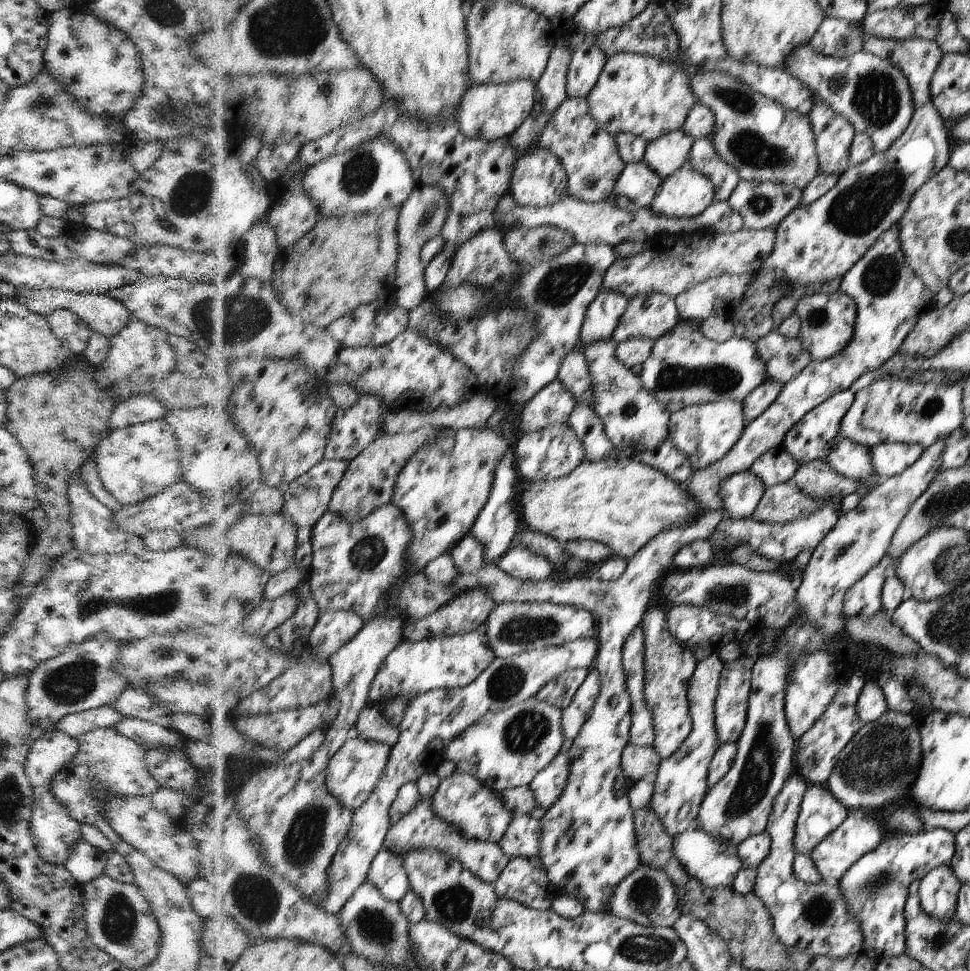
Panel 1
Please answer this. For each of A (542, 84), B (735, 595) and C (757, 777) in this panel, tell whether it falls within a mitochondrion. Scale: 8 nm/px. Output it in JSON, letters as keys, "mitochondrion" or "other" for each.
{"A":"other","B":"mitochondrion","C":"mitochondrion"}

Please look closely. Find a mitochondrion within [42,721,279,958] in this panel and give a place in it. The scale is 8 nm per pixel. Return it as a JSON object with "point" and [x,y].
{"point":[118,925]}

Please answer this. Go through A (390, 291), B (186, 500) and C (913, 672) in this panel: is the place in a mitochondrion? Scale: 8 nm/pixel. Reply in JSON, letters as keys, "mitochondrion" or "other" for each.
{"A":"other","B":"mitochondrion","C":"mitochondrion"}

